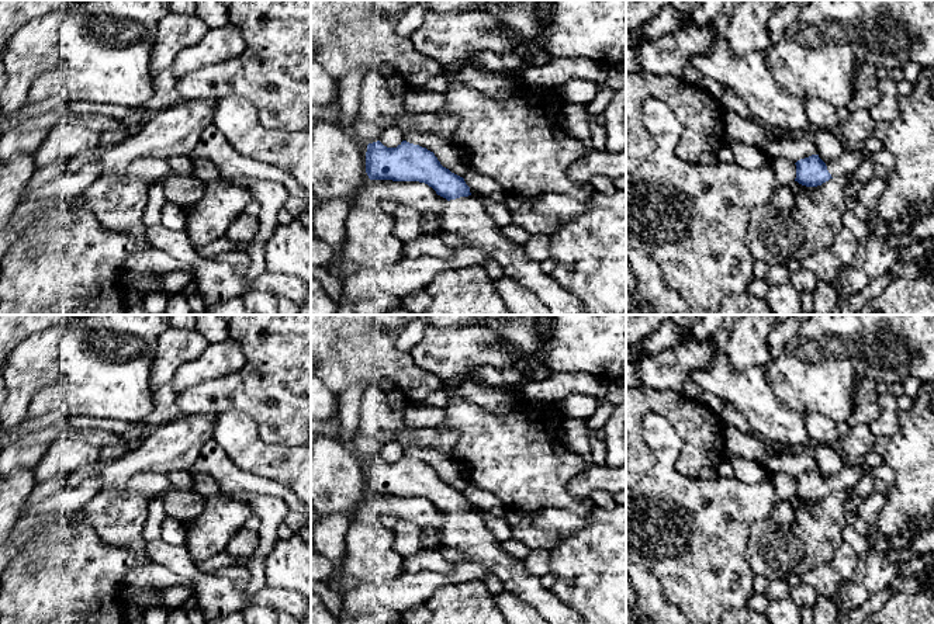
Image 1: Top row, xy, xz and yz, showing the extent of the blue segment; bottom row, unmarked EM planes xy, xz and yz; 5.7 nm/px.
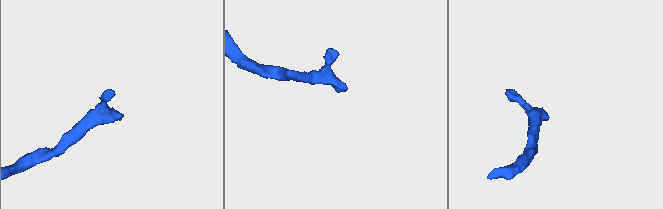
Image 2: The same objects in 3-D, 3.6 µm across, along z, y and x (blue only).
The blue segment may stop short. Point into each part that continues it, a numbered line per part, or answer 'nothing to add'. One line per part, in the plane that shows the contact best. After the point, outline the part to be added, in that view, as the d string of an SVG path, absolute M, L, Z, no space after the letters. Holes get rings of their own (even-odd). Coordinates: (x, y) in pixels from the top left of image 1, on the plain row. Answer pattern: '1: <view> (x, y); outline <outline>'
1: xz (466, 531); outline M468 510L447 516L442 534L444 547L456 548L467 555L470 561L488 566L506 590L532 606L549 624L584 624L578 613L563 604L551 590L542 586L536 575L526 571L522 559L513 558L504 551L502 542L488 531L478 513Z

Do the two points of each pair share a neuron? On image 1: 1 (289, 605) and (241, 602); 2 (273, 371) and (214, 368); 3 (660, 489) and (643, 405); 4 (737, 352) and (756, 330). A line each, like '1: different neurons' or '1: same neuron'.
1: same neuron
2: different neurons
3: different neurons
4: same neuron

